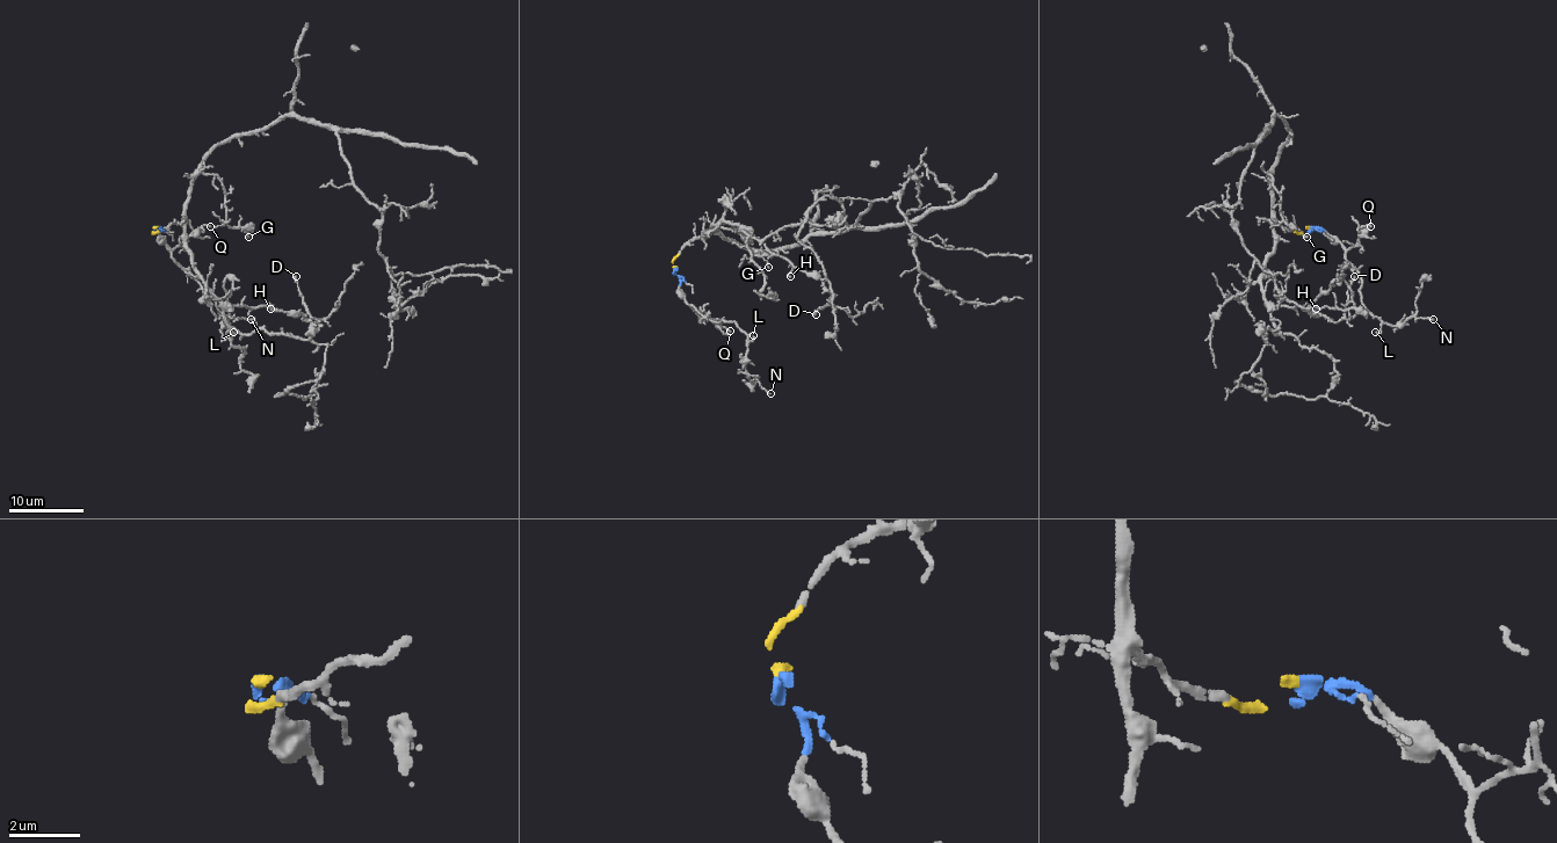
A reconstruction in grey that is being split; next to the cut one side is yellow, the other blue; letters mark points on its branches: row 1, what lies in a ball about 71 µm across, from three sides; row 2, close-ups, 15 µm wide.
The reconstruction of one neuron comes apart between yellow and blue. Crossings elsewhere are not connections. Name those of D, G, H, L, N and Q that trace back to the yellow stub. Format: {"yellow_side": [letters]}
{"yellow_side": ["D", "G", "H"]}

